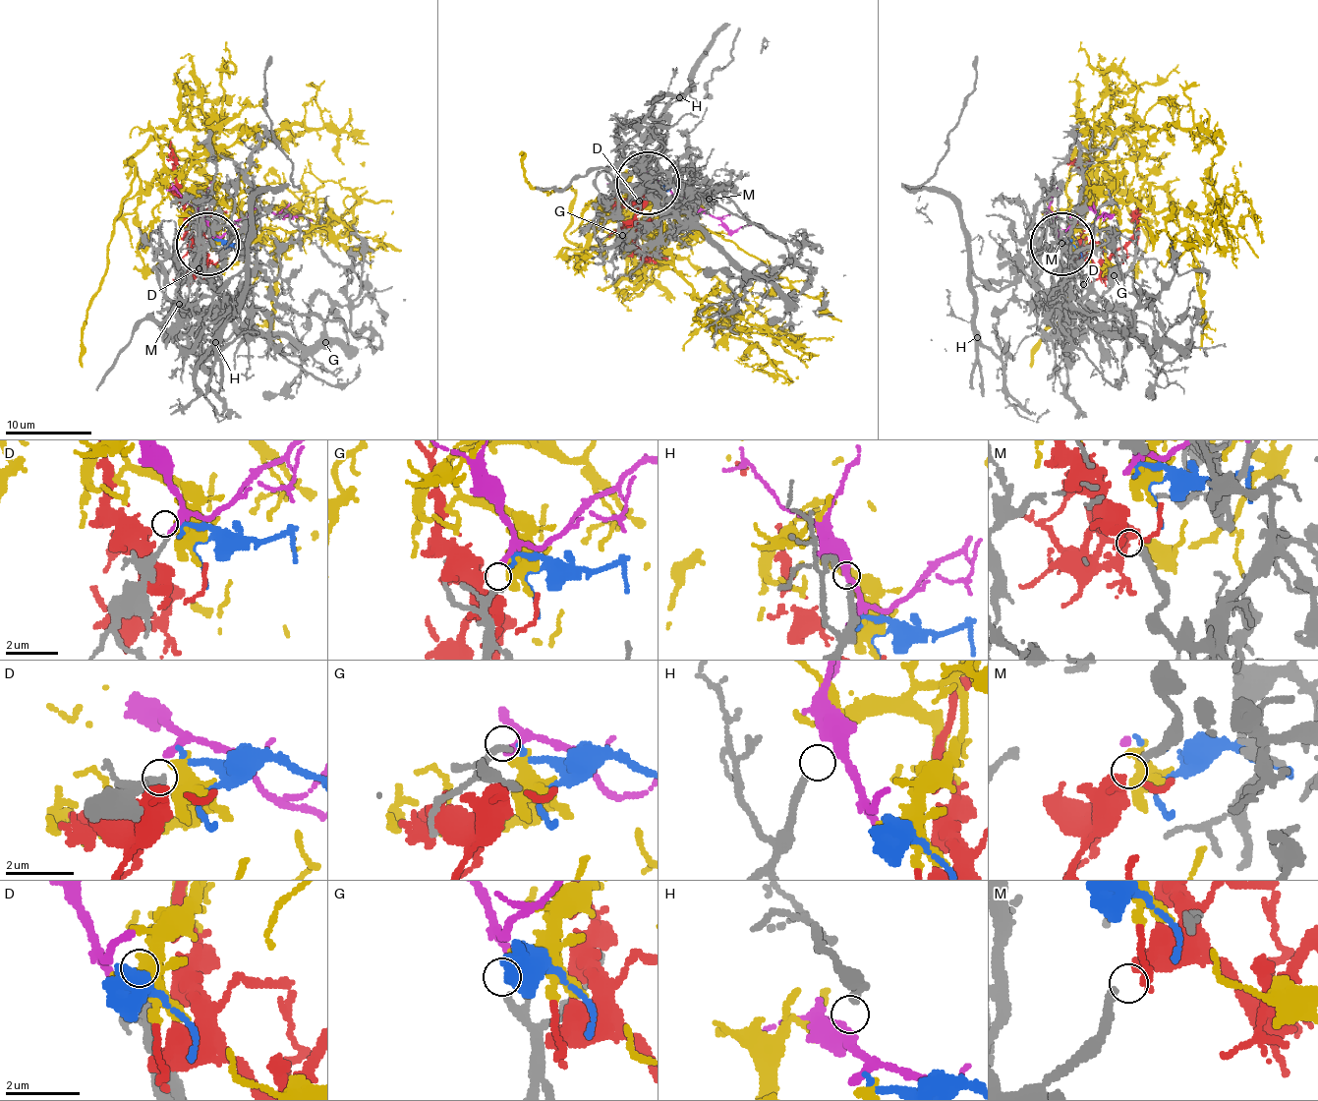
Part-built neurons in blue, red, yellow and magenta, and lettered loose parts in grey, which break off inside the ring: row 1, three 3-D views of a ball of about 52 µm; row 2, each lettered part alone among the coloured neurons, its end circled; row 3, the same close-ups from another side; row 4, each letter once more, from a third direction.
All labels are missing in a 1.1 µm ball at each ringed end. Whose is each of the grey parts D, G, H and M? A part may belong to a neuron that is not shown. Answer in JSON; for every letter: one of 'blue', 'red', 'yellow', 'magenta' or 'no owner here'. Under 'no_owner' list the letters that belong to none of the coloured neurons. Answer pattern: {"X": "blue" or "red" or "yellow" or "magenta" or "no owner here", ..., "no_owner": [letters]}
{"D": "blue", "G": "no owner here", "H": "no owner here", "M": "red", "no_owner": ["G", "H"]}

